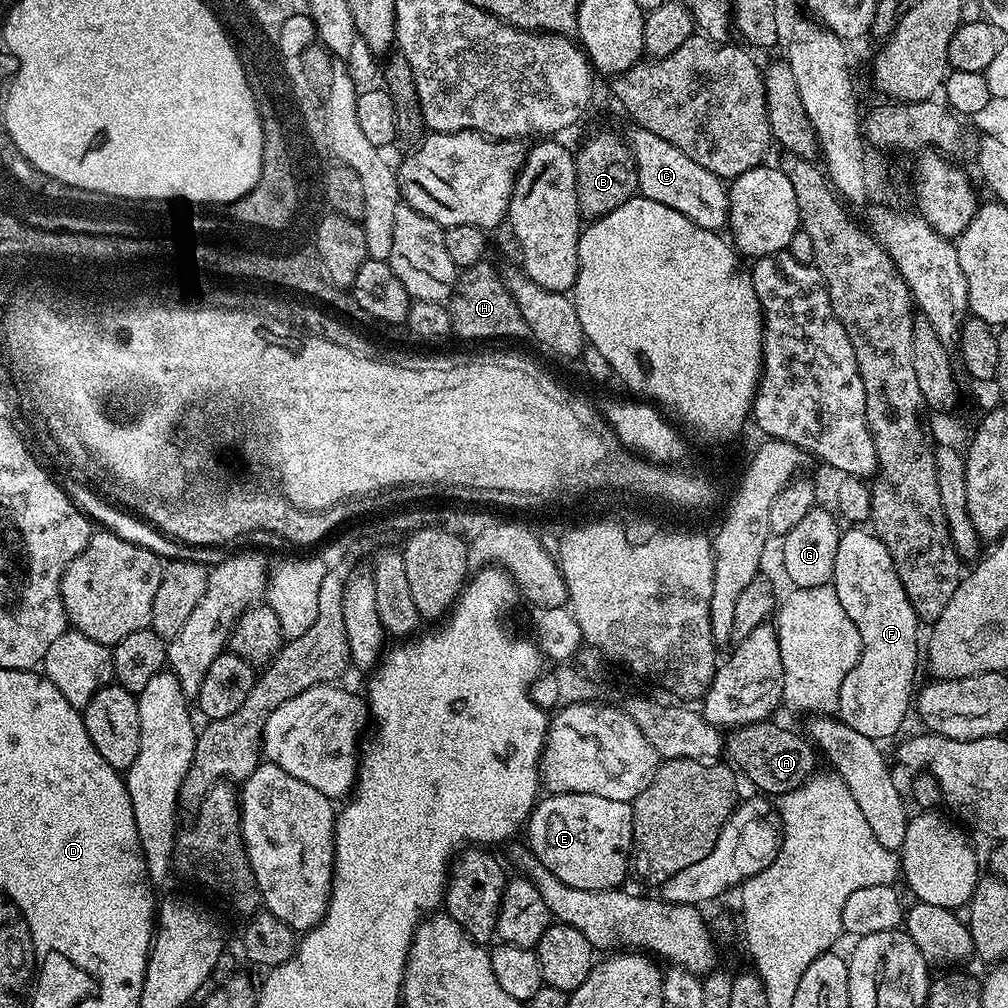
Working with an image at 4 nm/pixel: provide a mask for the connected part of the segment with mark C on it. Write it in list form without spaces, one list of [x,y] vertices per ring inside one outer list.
[[[632,126],[629,129],[626,143],[636,163],[639,195],[662,202],[662,206],[670,206],[670,210],[678,210],[678,214],[711,232],[727,229],[730,210],[728,184],[706,170],[706,166],[698,166],[694,158],[686,158],[686,154],[682,154],[678,146],[670,146],[666,138],[658,138],[658,134],[650,134],[650,130],[645,128]]]

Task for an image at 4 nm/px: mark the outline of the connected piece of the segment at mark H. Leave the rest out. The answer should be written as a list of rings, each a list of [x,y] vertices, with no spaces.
[[[481,262],[463,269],[456,277],[456,285],[446,307],[452,319],[453,333],[464,340],[500,340],[503,336],[529,335],[526,318],[518,310],[512,292],[504,284],[504,277],[489,262]]]

